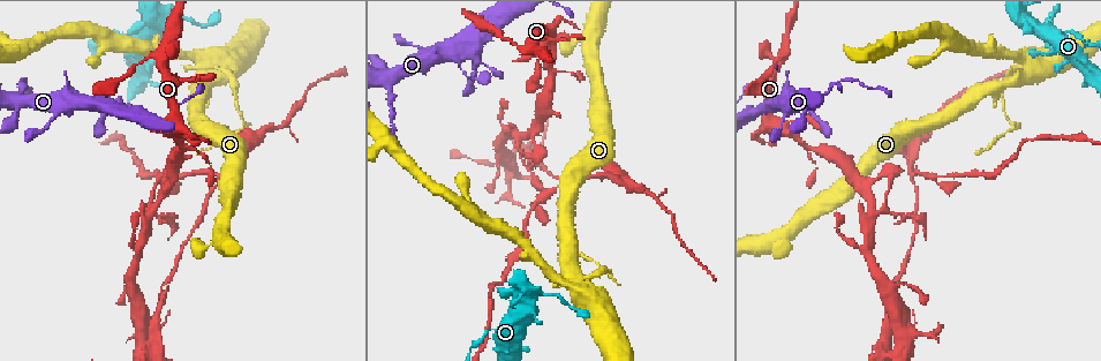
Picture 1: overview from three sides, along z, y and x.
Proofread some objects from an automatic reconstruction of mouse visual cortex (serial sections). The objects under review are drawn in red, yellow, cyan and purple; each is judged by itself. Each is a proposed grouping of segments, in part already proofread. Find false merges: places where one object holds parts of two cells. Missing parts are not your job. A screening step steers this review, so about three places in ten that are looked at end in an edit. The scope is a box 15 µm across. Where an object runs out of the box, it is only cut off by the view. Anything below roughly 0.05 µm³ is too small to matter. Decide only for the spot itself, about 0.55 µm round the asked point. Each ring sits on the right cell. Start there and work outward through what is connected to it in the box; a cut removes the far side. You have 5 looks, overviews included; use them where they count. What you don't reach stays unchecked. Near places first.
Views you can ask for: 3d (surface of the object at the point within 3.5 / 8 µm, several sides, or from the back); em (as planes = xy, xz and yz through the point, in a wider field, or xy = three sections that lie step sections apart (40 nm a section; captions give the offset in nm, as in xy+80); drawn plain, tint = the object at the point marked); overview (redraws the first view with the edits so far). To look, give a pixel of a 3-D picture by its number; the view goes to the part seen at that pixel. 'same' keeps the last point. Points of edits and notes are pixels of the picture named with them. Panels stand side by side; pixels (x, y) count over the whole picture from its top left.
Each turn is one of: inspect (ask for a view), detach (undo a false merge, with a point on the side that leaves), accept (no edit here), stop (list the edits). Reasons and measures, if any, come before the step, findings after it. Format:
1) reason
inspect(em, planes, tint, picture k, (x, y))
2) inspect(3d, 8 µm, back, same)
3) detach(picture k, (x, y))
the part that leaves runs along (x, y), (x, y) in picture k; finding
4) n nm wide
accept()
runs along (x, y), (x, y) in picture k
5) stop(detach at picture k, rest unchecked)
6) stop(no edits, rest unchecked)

small branch off a trunk
inspect(3d, 3.5 µm, picture 1, (807, 145))

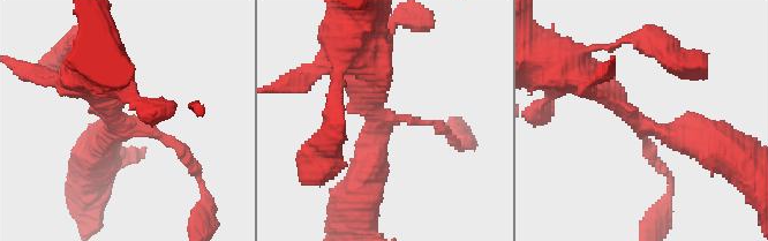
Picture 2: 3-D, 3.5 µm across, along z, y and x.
3 arms; arms of 100, 300, 400 nm; now the EM
inspect(em, xy, step 5, tint, picture 2, (118, 123))

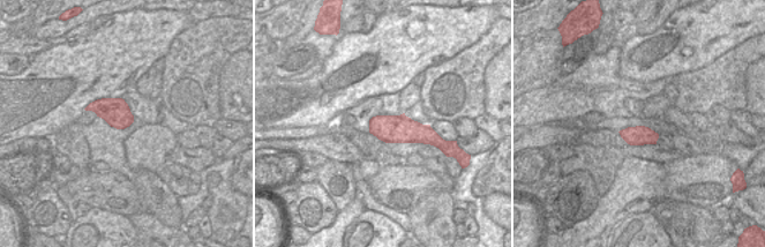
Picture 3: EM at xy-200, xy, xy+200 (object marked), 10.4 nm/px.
accept()
runs along (588, 70), (644, 128), (708, 142) in picture 2; one cell here

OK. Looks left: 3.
inspect(3d, 3.5 µm, picture 1, (534, 294))

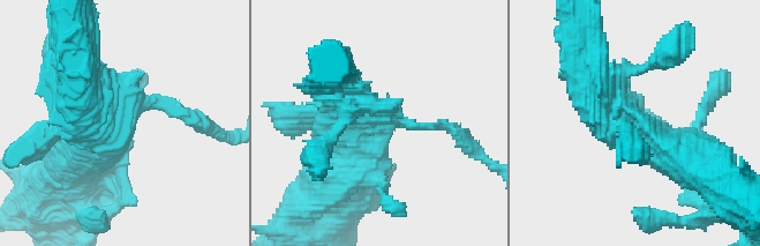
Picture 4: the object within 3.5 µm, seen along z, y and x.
inspect(em, planes, plain, picture 4, (380, 116))

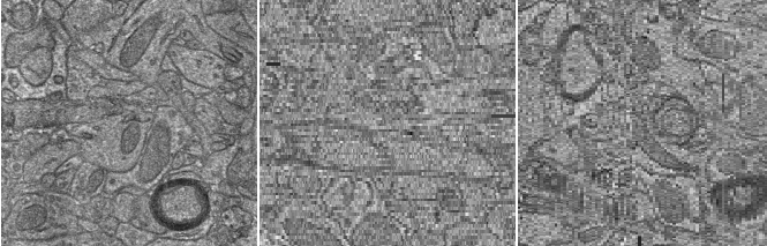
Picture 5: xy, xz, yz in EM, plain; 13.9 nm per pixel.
inspect(em, planes, tint, same)

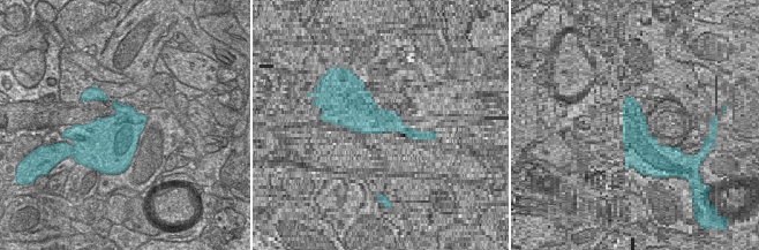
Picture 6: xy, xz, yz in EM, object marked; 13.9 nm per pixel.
accept()
runs along (691, 159), (646, 142), (593, 86) in picture 4; continuous, no second cell

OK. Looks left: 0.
stop(no edits, rest unchecked)

